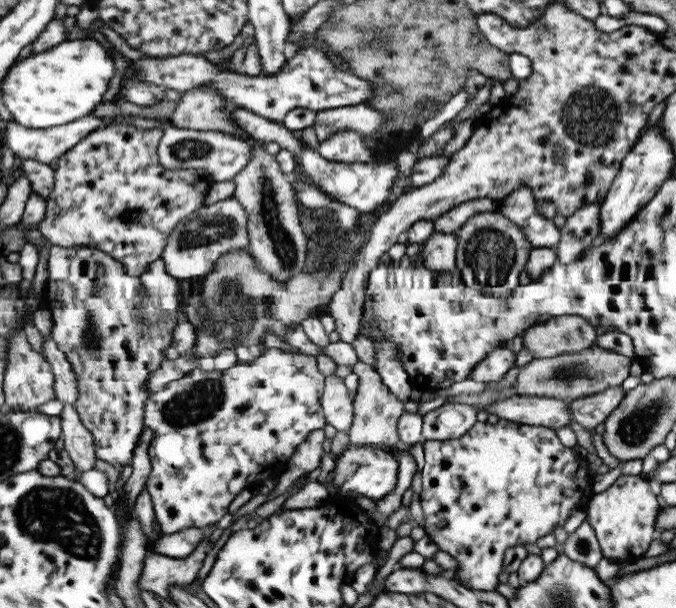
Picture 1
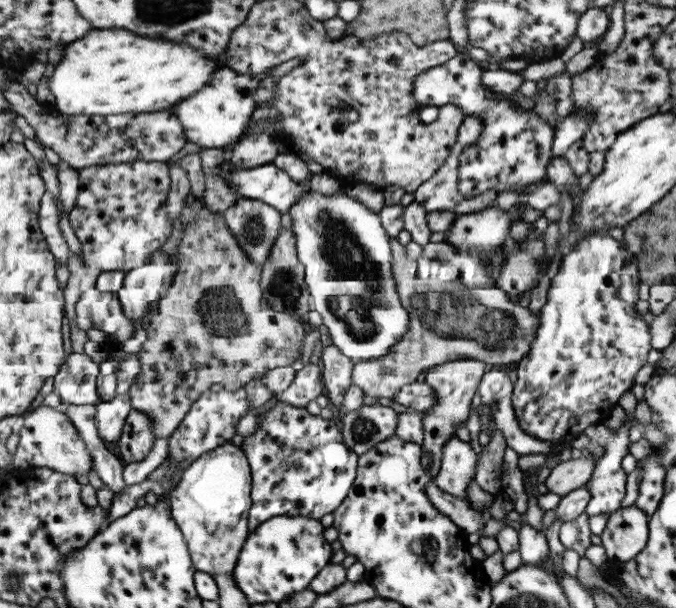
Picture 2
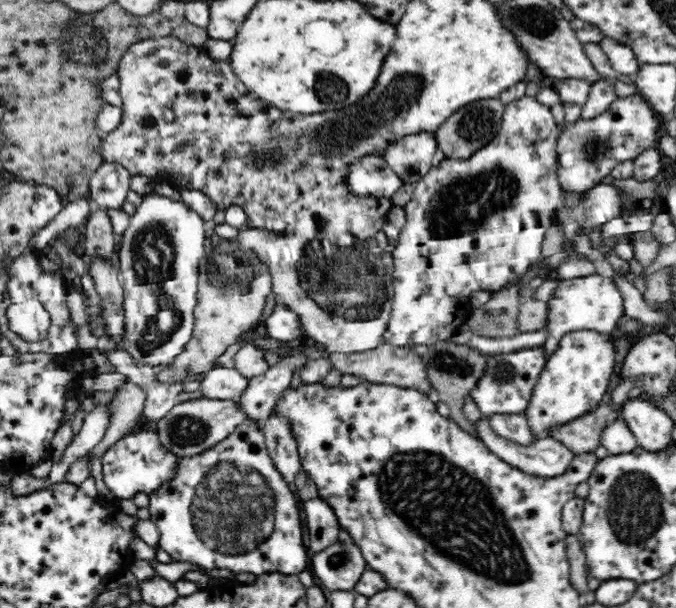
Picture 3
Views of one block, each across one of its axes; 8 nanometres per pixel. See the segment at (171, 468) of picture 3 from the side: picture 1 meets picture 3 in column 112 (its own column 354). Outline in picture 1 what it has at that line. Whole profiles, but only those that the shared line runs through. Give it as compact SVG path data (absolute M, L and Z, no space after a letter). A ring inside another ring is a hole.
M349 443L338 458L333 457L334 466L332 471L326 474L322 473L322 479L318 483L321 485L322 482L330 482L333 487L338 488L338 492L331 496L332 499L341 494L347 498L350 498L353 494L360 494L375 502L395 489L398 478L396 460L397 458L393 455L393 452L371 447L358 447Z

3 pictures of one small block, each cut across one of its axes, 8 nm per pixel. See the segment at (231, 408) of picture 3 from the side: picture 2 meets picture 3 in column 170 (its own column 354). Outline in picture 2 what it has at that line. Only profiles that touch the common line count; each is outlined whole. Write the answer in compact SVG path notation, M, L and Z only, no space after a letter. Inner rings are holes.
M379 403L361 405L355 410L339 413L339 425L343 444L357 455L369 447L393 436L398 413Z

